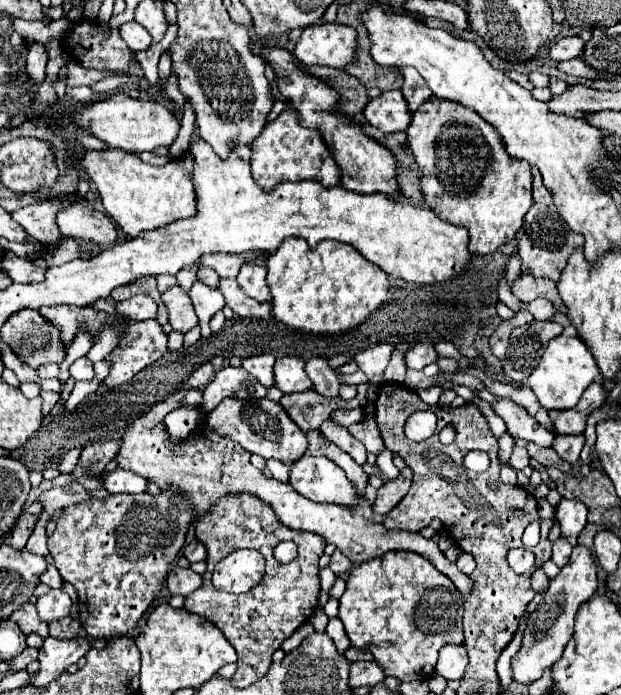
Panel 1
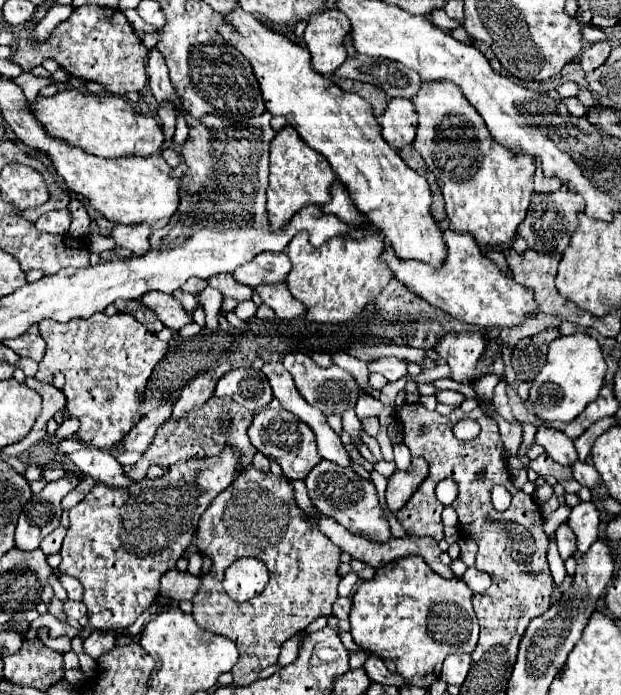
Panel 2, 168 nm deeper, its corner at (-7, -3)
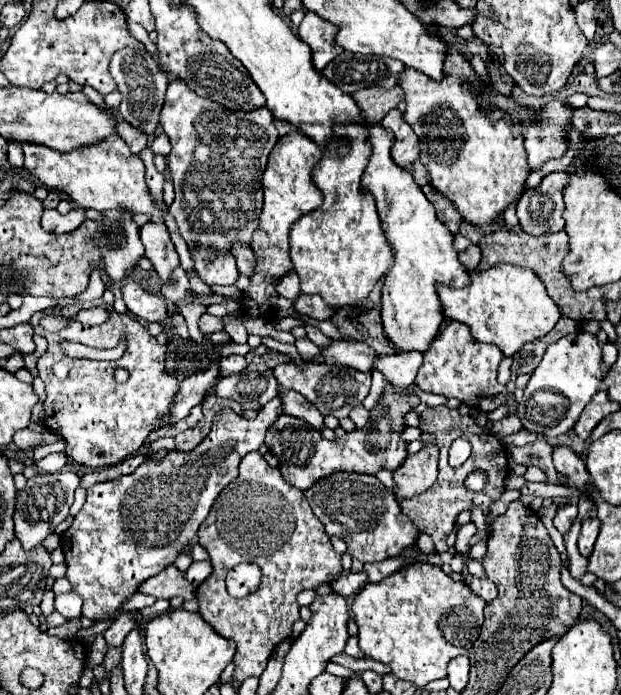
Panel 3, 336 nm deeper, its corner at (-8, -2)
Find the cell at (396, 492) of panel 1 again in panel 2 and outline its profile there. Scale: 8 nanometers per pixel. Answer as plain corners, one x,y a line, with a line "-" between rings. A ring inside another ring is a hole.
412,457
412,463
406,471
394,471
388,477
386,487
386,503
392,513
396,513
406,501
414,495
414,491
422,485
422,481
428,477
428,463
422,457

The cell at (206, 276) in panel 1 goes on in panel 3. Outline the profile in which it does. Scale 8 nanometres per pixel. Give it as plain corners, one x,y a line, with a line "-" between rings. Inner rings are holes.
147,222
139,228
139,236
141,242
145,246
145,256
151,260
151,264
155,266
161,284
169,286
175,284
173,282
173,270
179,266
179,256
175,252
175,246
169,238
169,230
165,224
155,224
155,222

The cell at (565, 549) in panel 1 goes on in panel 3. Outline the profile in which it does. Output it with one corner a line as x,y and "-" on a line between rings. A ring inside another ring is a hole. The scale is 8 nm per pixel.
565,506
565,508
561,508
561,510
557,512
553,524
555,524
555,528
557,528
561,534
567,534
575,518
577,518
577,506

